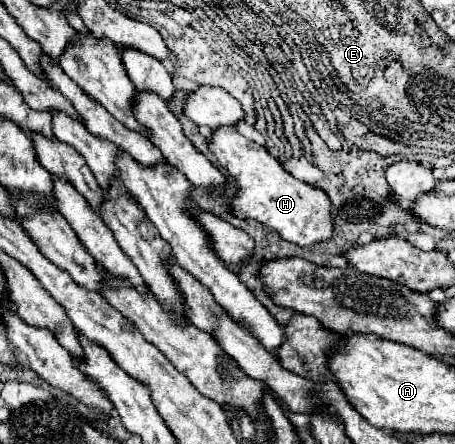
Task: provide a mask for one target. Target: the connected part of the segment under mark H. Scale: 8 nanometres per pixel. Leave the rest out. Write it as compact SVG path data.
M224 127L212 131L208 147L238 185L238 191L228 201L232 215L240 219L254 219L266 227L272 227L282 239L300 247L308 247L332 235L328 195L322 189L294 179L262 145L242 137L234 127Z

